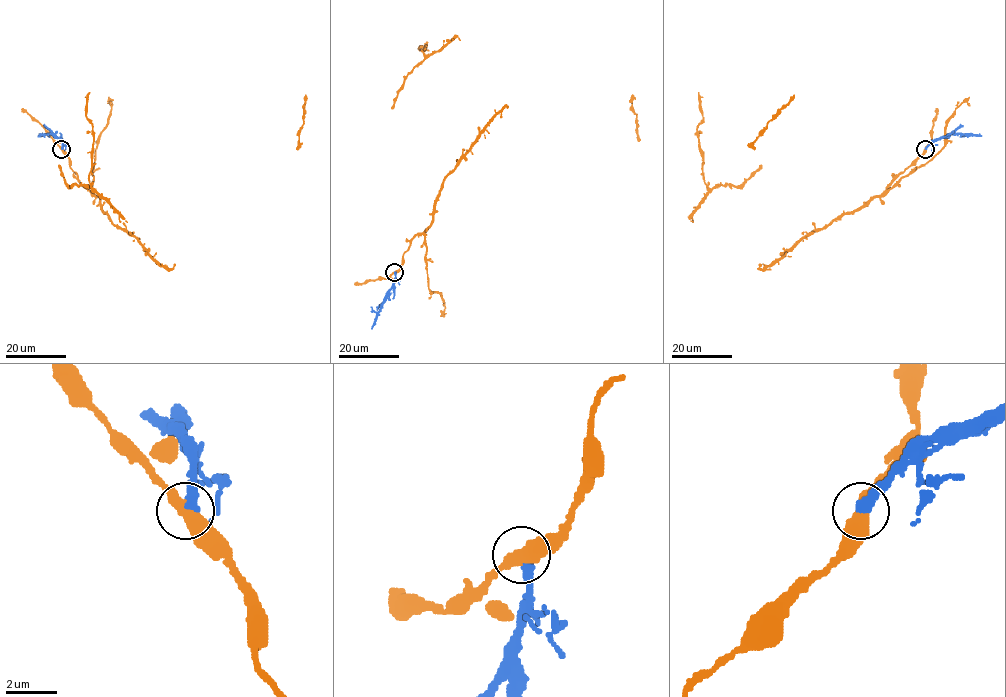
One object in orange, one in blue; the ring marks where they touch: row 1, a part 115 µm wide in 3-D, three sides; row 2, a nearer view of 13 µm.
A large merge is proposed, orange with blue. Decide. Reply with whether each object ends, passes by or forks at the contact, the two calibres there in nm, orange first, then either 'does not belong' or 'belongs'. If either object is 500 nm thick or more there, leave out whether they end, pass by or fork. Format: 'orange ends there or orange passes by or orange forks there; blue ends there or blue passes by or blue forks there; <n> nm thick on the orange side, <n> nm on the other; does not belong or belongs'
orange passes by; blue ends there; 440 nm thick on the orange side, 460 nm on the other; does not belong

